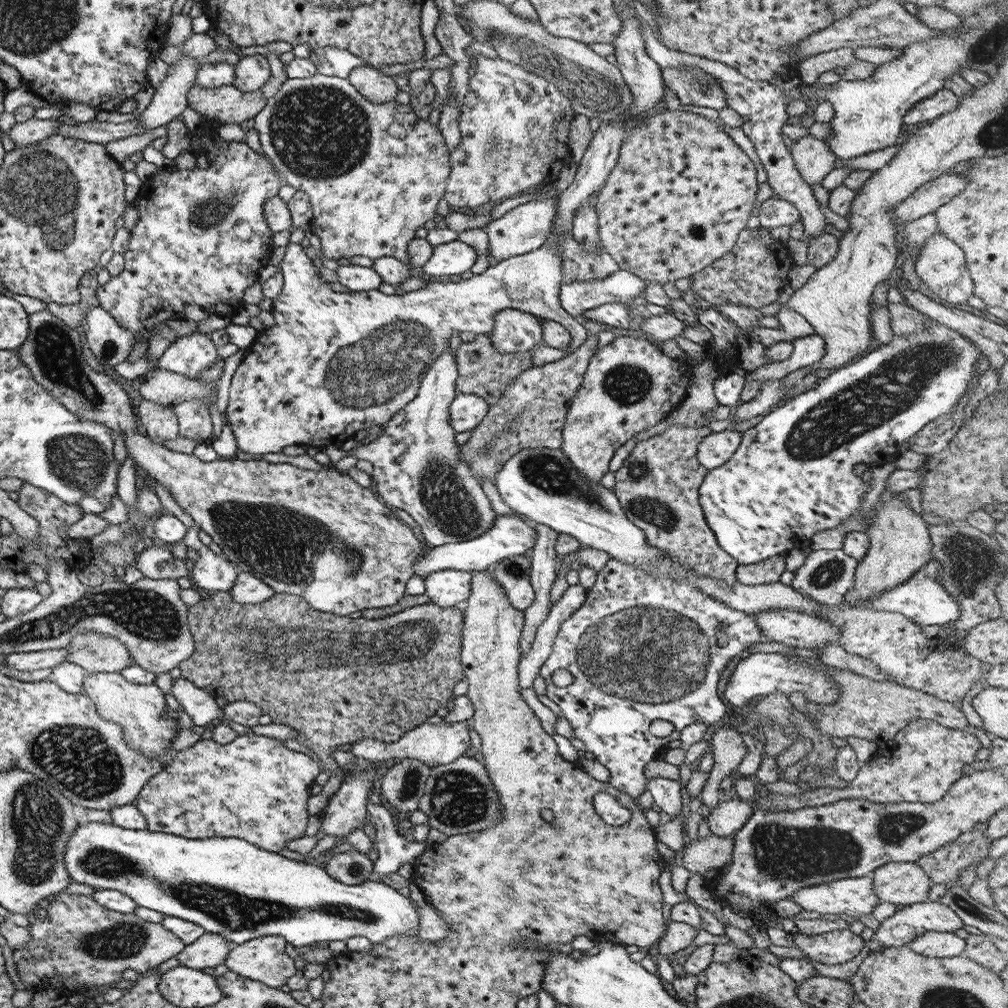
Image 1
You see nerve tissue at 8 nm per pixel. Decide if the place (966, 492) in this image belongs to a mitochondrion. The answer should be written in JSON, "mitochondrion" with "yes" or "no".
{"mitochondrion":"no"}

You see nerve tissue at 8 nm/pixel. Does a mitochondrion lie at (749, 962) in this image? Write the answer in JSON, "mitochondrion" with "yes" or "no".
{"mitochondrion":"no"}

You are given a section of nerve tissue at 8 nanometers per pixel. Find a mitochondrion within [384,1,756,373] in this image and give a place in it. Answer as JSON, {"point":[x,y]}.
{"point":[587,85]}

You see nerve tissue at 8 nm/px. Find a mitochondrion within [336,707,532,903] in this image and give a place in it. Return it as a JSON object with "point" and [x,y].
{"point":[458,798]}

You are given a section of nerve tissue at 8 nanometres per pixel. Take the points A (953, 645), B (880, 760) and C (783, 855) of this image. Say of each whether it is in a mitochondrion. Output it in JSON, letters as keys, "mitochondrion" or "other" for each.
{"A":"other","B":"other","C":"mitochondrion"}

